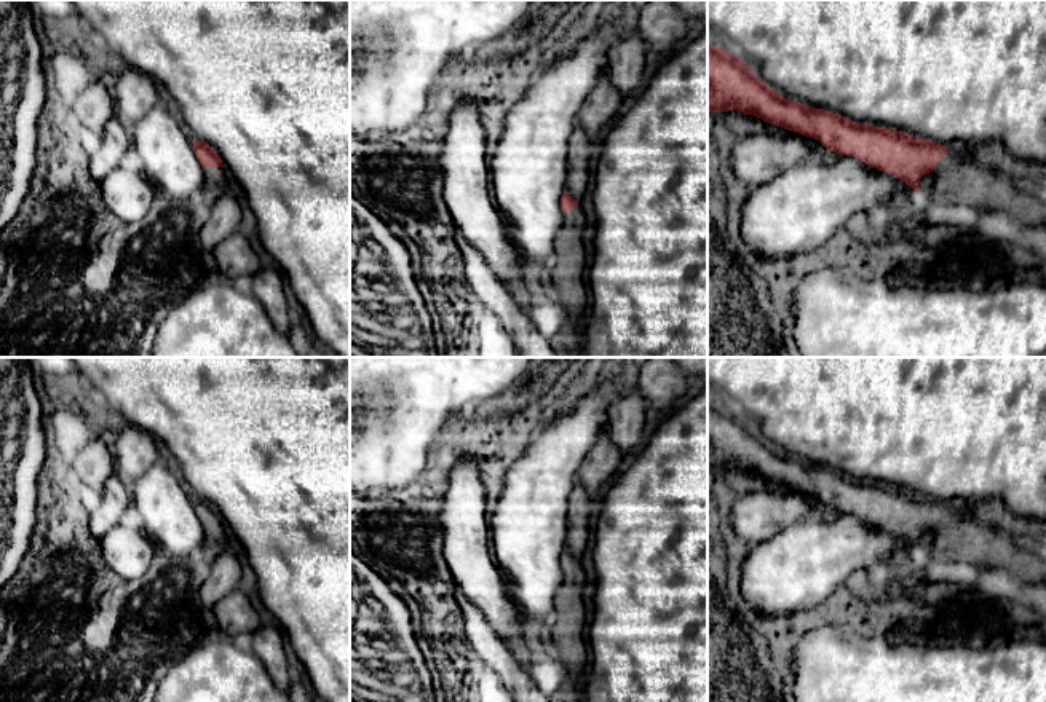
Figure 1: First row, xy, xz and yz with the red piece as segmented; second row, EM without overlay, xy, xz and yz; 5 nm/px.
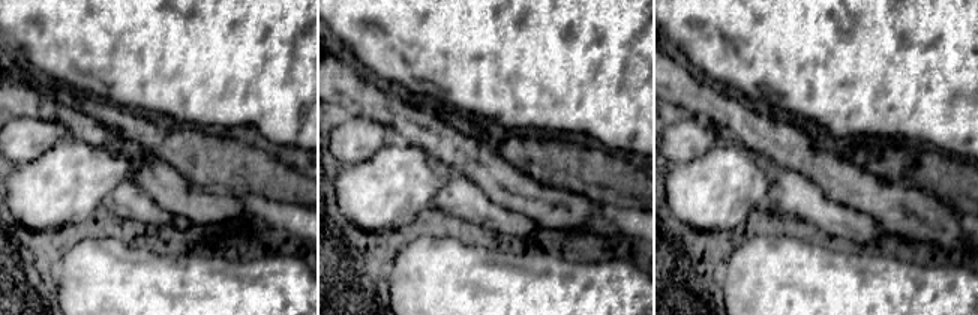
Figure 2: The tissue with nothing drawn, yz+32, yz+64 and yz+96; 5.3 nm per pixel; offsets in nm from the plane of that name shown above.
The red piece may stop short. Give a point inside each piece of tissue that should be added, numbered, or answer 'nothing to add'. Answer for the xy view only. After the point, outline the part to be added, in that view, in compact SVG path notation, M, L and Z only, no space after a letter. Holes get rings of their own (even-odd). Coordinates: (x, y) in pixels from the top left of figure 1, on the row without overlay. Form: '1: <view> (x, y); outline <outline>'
1: xy (214, 543); outline M204 525L203 544L200 557L203 562L214 562L222 552L227 550L227 526L225 525Z

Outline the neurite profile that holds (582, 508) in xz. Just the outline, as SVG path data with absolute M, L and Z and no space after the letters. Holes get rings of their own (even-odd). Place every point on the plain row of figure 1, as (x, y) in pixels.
M576 480L572 493L567 512L567 541L565 549L578 558L581 565L588 560L588 550L592 536L592 515L596 511L594 501Z

